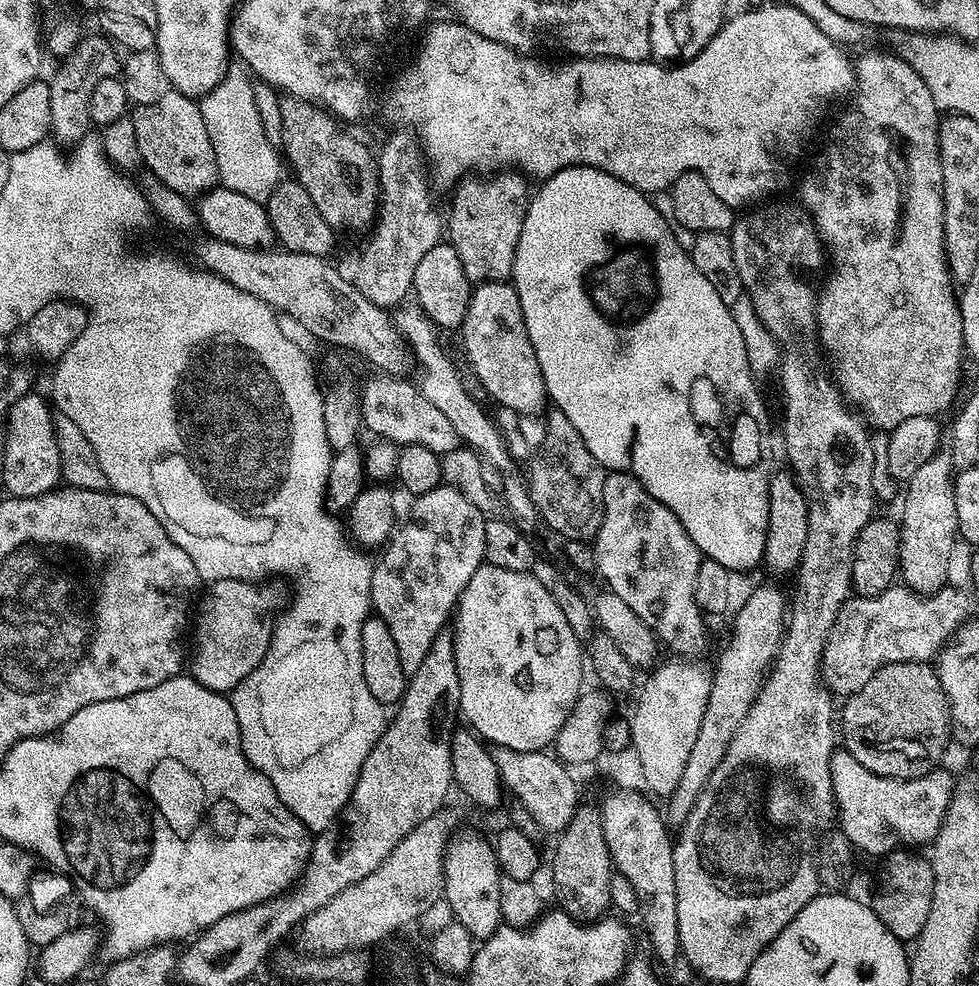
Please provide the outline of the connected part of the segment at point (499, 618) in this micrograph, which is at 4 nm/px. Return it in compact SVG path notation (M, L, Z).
M481 564L460 595L454 612L456 665L460 679L460 707L467 723L489 745L523 752L539 752L555 741L570 710L582 693L580 679L586 676L582 644L565 615L548 592L543 579L532 572L502 570L502 566Z

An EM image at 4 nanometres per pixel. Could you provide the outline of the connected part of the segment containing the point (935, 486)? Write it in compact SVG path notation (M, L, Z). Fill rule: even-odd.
M944 444L905 485L902 518L899 521L899 575L905 587L917 595L940 592L949 581L950 554L959 535L954 469L951 445Z

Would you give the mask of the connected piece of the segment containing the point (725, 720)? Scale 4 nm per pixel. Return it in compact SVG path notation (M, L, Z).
M756 588L737 610L736 621L732 624L732 637L720 654L716 672L714 668L711 673L710 698L706 702L706 714L702 714L702 726L698 726L698 738L694 738L694 746L690 749L690 758L686 758L686 770L682 770L678 786L674 786L671 796L666 800L666 820L669 825L679 826L686 822L690 810L694 810L704 787L710 782L710 774L714 774L714 770L718 770L718 762L726 758L726 750L730 750L730 742L738 726L742 726L775 661L786 631L789 608L789 597L786 592L784 596L782 589Z

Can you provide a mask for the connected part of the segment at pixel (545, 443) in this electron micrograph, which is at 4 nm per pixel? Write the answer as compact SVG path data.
M559 410L547 413L544 437L535 449L526 468L528 488L532 491L532 501L540 512L540 520L548 523L564 540L591 541L602 526L604 517L604 495L602 482L606 469L586 450L582 434L574 430L574 422Z

